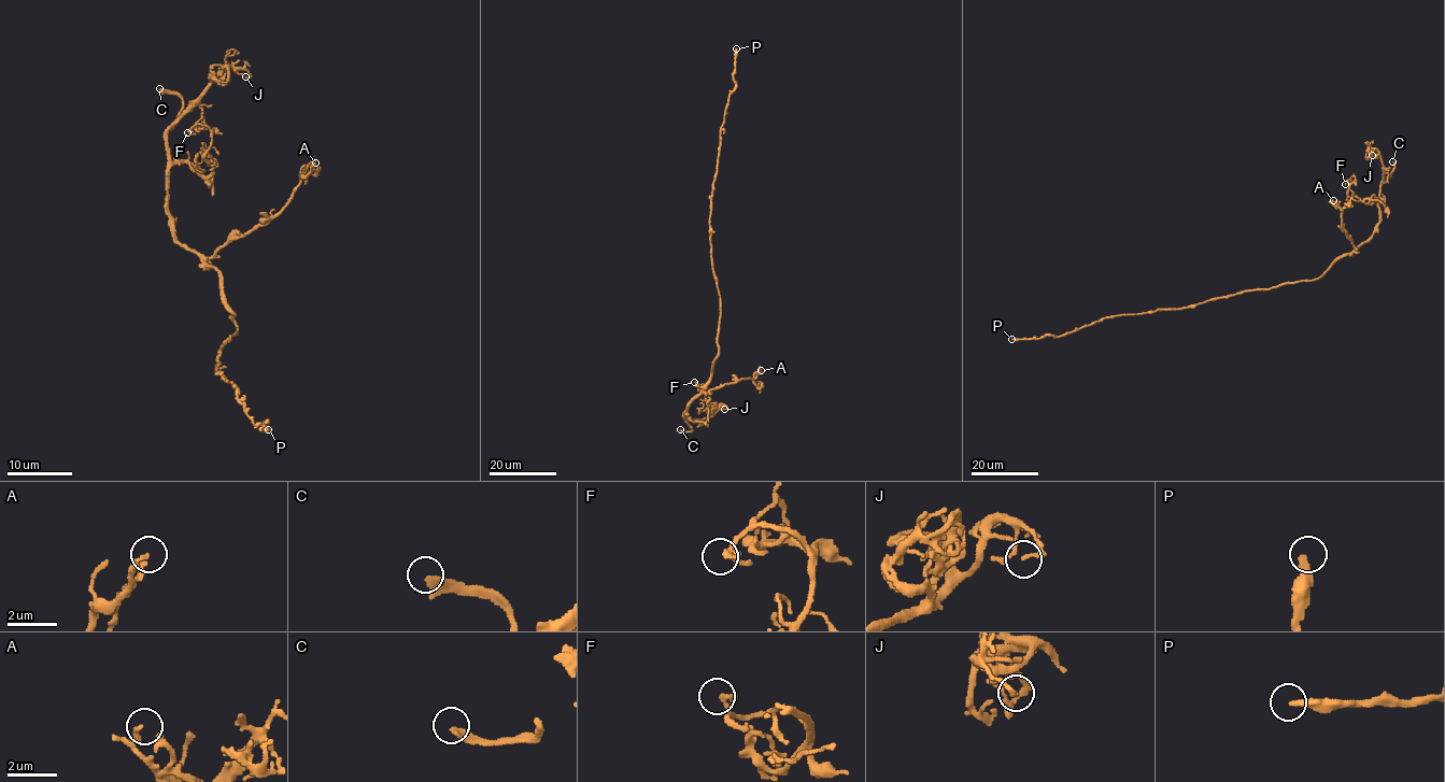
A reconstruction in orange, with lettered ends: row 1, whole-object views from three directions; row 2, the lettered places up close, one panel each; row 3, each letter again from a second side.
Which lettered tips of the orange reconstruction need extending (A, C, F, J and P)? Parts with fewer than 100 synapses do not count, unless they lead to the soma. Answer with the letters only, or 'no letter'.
C, P

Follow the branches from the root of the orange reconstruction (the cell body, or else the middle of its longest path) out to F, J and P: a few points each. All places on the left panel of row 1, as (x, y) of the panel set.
F: (236, 333), (220, 273), (169, 226), (168, 171), (213, 168), (211, 132), (187, 132)
J: (236, 333), (220, 273), (181, 244), (169, 226), (168, 129), (228, 64), (244, 69), (245, 76)
P: (236, 333), (220, 349), (216, 369), (236, 387), (236, 397), (252, 421), (265, 421), (261, 428), (268, 429)

